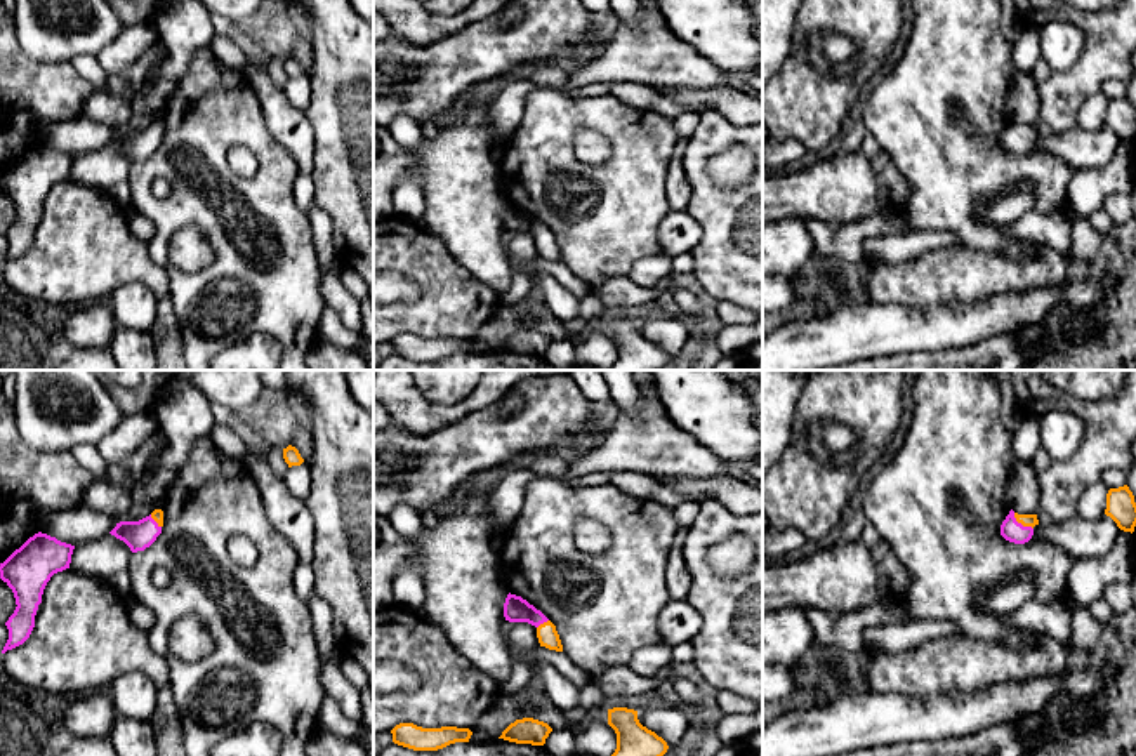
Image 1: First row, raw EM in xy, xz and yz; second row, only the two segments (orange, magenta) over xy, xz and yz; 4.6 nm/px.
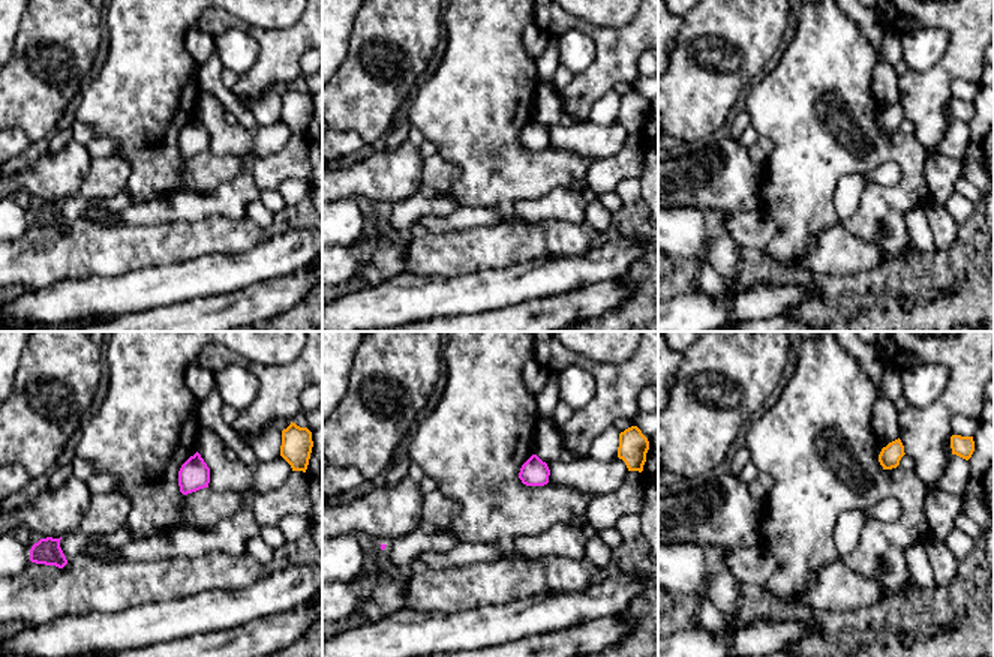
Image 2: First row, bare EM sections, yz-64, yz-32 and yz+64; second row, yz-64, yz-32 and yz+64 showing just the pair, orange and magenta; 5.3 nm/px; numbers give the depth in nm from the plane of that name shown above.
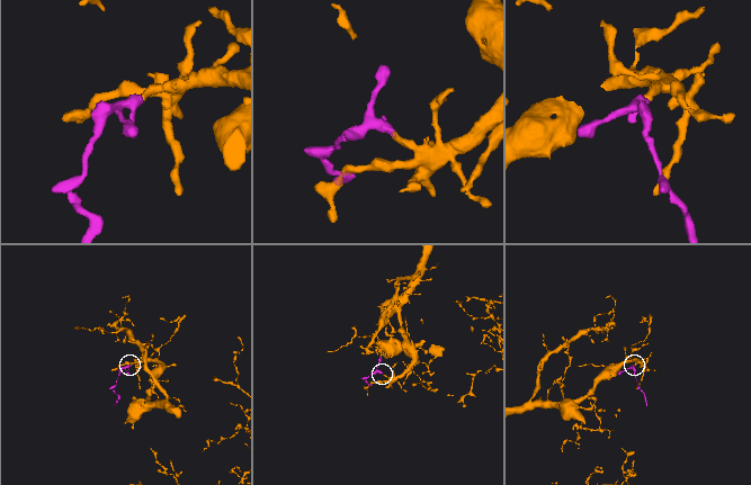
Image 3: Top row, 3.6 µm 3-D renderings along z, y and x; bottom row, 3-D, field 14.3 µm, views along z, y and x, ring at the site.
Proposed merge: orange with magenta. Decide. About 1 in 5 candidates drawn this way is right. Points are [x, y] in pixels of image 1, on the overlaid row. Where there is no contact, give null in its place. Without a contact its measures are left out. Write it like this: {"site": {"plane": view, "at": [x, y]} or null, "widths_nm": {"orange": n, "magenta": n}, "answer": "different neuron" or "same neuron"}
{"site": {"plane": "yz", "at": [1022, 523]}, "widths_nm": {"orange": 60, "magenta": 100}, "answer": "same neuron"}

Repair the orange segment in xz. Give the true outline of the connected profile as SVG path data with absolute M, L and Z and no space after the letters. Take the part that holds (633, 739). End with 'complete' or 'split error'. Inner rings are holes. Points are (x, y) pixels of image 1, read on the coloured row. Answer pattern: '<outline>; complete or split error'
M608 709L608 725L617 733L617 749L611 756L664 756L669 749L662 737L639 723L634 709Z; complete

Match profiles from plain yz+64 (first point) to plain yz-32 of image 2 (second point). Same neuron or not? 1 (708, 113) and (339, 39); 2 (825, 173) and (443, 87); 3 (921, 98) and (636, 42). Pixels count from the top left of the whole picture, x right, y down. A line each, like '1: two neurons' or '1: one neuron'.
1: two neurons
2: one neuron
3: one neuron

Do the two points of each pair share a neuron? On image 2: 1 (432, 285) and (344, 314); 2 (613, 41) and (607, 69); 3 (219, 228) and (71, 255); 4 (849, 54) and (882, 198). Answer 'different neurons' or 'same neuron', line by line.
1: same neuron
2: same neuron
3: same neuron
4: same neuron

